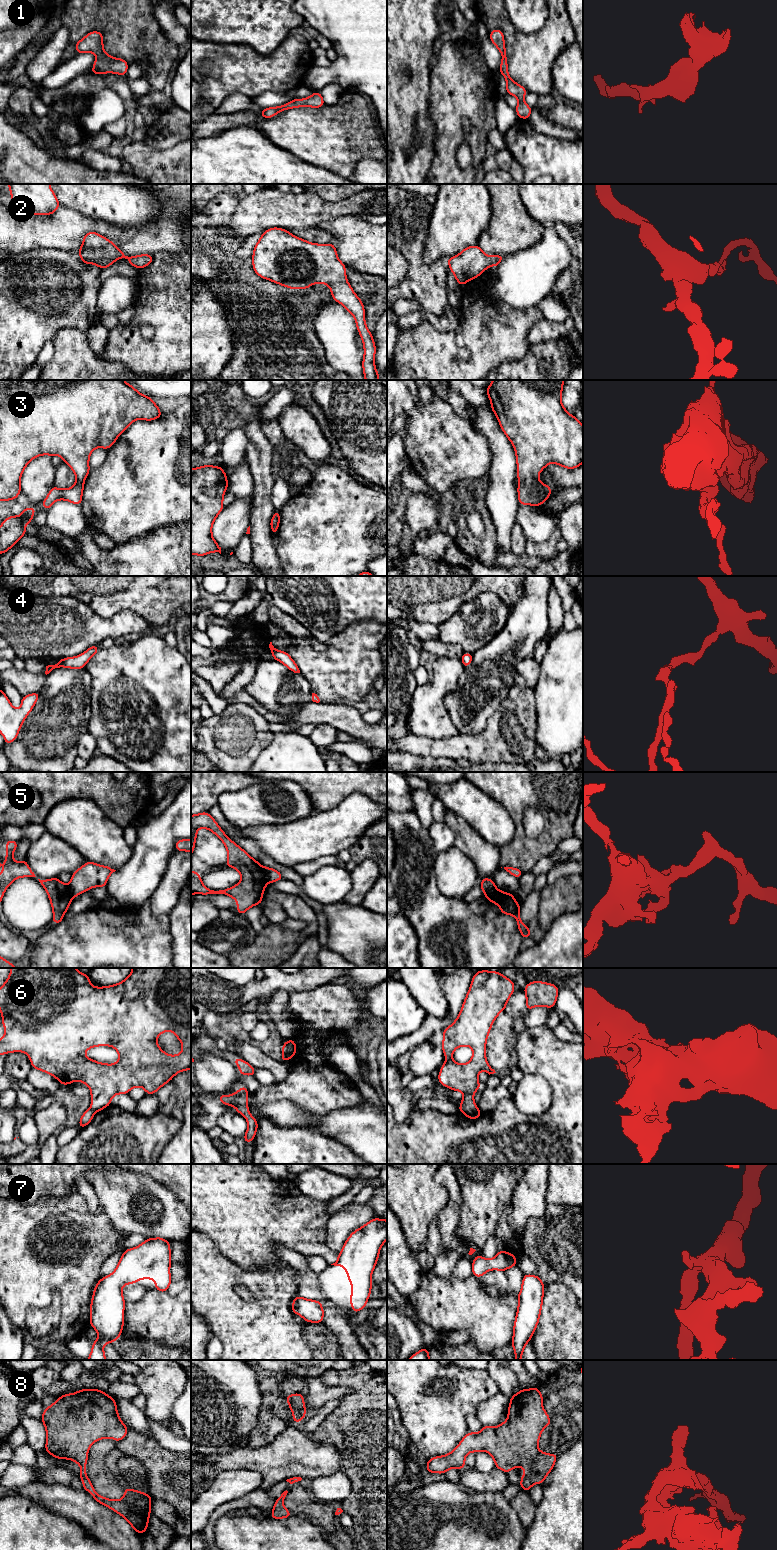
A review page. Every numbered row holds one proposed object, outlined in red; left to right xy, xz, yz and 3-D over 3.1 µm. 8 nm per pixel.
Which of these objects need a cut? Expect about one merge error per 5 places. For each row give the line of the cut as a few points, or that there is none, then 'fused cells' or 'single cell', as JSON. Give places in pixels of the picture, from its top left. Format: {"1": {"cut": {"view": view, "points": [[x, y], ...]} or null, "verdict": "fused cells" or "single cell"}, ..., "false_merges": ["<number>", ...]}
{"1": {"cut": null, "verdict": "single cell"}, "2": {"cut": null, "verdict": "single cell"}, "3": {"cut": null, "verdict": "single cell"}, "4": {"cut": null, "verdict": "single cell"}, "5": {"cut": {"view": "xz", "points": [[263, 867], [265, 878], [268, 881]]}, "verdict": "fused cells"}, "6": {"cut": {"view": "xz", "points": [[286, 1042], [289, 1057]]}, "verdict": "fused cells"}, "7": {"cut": null, "verdict": "single cell"}, "8": {"cut": null, "verdict": "single cell"}, "false_merges": ["5", "6"]}

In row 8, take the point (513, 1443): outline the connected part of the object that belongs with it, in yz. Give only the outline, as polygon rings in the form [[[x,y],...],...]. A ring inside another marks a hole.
[[[535,1387],[521,1389],[510,1399],[507,1420],[496,1427],[482,1426],[481,1431],[477,1434],[469,1431],[451,1453],[427,1460],[427,1471],[444,1474],[452,1468],[462,1470],[465,1467],[465,1458],[469,1452],[486,1451],[493,1457],[495,1467],[506,1473],[509,1473],[516,1466],[525,1470],[519,1483],[522,1490],[529,1491],[534,1483],[543,1484],[558,1457],[558,1453],[547,1454],[538,1449],[540,1435],[552,1420],[542,1406],[544,1398],[538,1387]]]

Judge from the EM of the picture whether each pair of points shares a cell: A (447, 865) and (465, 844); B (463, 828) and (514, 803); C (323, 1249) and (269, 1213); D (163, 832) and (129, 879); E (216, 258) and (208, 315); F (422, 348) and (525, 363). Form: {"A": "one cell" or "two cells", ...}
{"A": "two cells", "B": "two cells", "C": "one cell", "D": "one cell", "E": "two cells", "F": "two cells"}

